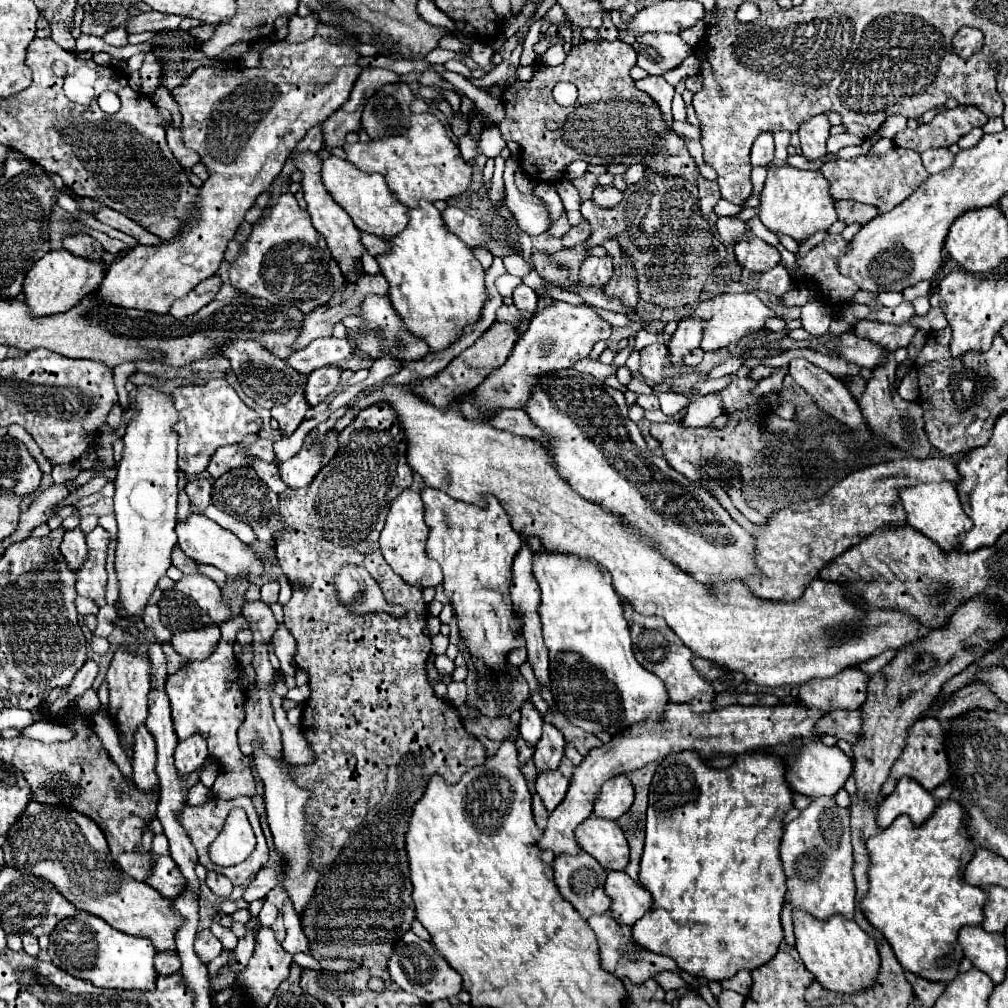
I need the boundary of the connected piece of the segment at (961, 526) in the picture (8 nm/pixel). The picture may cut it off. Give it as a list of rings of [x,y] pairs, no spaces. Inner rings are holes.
[[[940,481],[940,483],[920,483],[914,487],[904,487],[900,489],[900,499],[906,511],[906,523],[936,541],[942,549],[952,551],[954,541],[958,541],[960,533],[966,533],[972,525],[972,521],[966,517],[958,493],[950,481]]]

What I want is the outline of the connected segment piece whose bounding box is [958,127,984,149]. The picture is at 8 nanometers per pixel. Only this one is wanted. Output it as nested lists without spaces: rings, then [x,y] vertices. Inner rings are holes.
[[[976,127],[976,129],[972,129],[970,133],[966,133],[966,135],[958,141],[958,147],[960,147],[960,149],[970,149],[970,147],[974,147],[974,145],[982,139],[982,135],[984,135],[984,131],[982,131],[980,127]]]

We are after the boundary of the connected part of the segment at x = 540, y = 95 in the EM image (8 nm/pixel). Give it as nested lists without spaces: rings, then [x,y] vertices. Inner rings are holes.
[[[586,41],[578,47],[574,47],[574,53],[568,53],[562,65],[548,67],[542,63],[534,65],[534,75],[530,81],[518,81],[504,89],[502,93],[502,105],[506,109],[506,119],[500,123],[492,123],[500,129],[504,141],[516,141],[522,147],[520,153],[520,167],[526,175],[536,177],[538,181],[558,183],[564,169],[576,161],[582,159],[586,163],[594,165],[634,165],[634,163],[646,163],[648,169],[656,173],[670,173],[670,175],[682,175],[684,179],[690,179],[696,183],[698,177],[698,165],[690,157],[684,141],[662,123],[662,115],[658,105],[640,89],[636,89],[634,79],[630,77],[630,69],[636,65],[636,53],[632,45],[626,45],[622,41]],[[560,81],[570,81],[578,87],[578,101],[570,107],[562,107],[556,101],[552,101],[552,87]],[[548,121],[554,121],[558,125],[556,131],[550,131],[546,127]]]

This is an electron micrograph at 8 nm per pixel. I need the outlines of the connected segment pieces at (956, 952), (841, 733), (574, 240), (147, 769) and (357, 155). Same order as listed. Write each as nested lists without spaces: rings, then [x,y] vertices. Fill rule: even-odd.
[[[956,801],[940,803],[932,819],[928,819],[920,827],[914,827],[910,817],[902,815],[888,829],[882,829],[878,835],[866,841],[866,849],[870,855],[870,887],[860,901],[862,913],[878,931],[884,933],[898,963],[906,971],[934,983],[948,983],[958,975],[958,967],[964,957],[958,945],[958,931],[964,925],[976,927],[984,919],[982,907],[986,903],[986,891],[968,885],[962,879],[962,873],[974,855],[974,845],[966,831],[964,817],[958,823],[958,811],[960,805]]]
[[[832,711],[816,723],[816,735],[834,735],[838,739],[844,739],[848,743],[854,743],[860,737],[861,731],[861,713],[854,711]]]
[[[582,219],[578,225],[574,225],[564,237],[562,237],[562,245],[564,247],[572,247],[572,245],[578,245],[578,243],[582,243],[582,241],[586,241],[588,237],[590,237],[590,233],[592,233],[592,227],[590,227],[590,223],[586,221],[586,219]]]
[[[140,725],[134,733],[134,759],[132,759],[132,779],[140,785],[140,789],[150,789],[150,785],[158,785],[158,777],[154,771],[156,765],[156,745],[152,733],[146,725]]]
[[[412,113],[406,133],[370,139],[370,143],[344,143],[346,157],[366,173],[384,175],[388,187],[406,207],[418,205],[420,199],[438,201],[464,193],[472,181],[472,165],[460,155],[460,149],[448,137],[446,127],[432,113]]]

